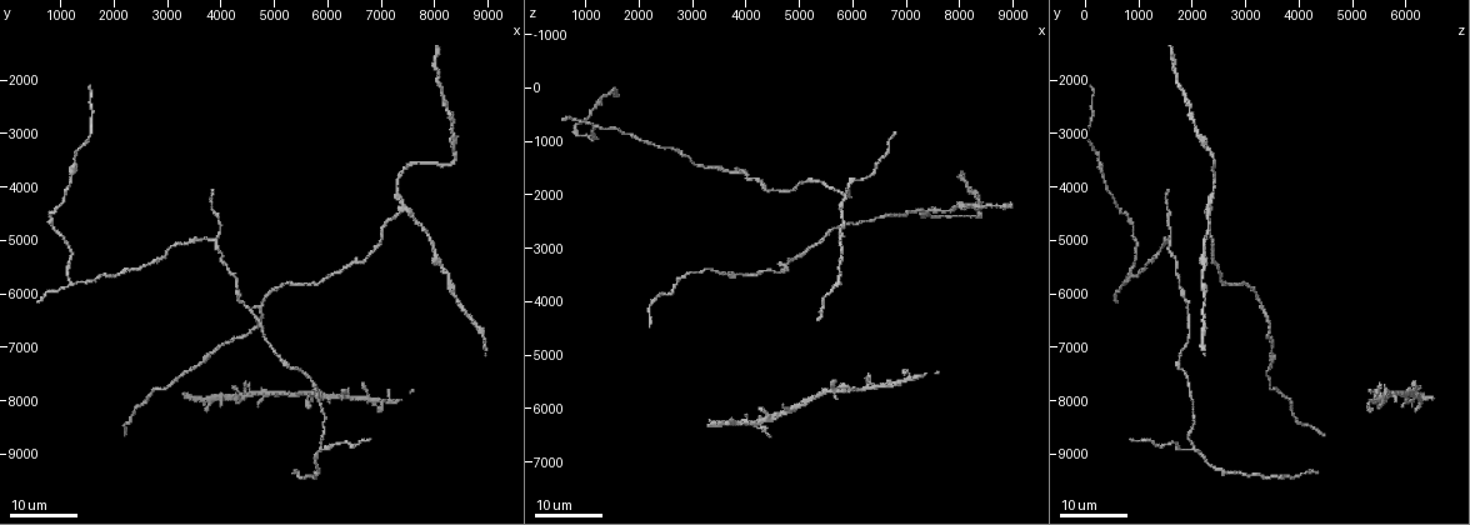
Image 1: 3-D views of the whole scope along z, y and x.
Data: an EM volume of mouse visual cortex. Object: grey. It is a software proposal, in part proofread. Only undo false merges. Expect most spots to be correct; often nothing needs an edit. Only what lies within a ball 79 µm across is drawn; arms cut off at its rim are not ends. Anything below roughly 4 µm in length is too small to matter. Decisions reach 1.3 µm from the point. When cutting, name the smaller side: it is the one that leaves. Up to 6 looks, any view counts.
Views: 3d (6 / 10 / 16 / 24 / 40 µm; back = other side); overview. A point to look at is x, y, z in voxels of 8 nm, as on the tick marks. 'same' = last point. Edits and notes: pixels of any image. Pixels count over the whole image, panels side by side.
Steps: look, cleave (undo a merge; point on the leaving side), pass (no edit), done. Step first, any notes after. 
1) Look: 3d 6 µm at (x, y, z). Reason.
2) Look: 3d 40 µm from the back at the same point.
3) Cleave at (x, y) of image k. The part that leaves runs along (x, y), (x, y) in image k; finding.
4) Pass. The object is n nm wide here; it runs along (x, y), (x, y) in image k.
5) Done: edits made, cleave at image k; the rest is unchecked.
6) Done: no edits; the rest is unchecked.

Look: 3d 16 µm at (1200, 5800, 750). Branch point.

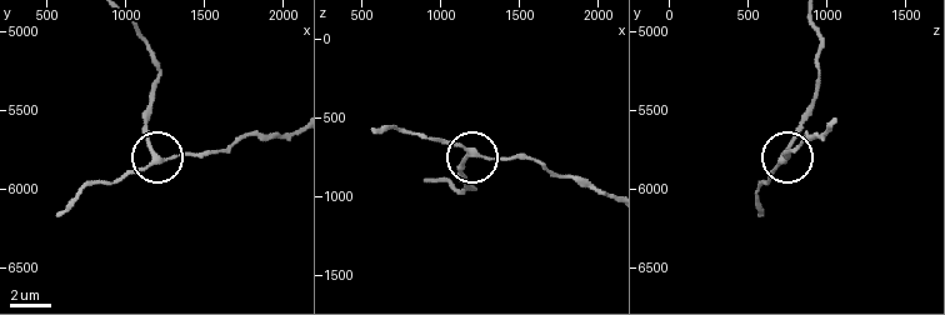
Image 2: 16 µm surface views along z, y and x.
Look: 3d 6 µm at (1200, 5820, 700). Closer look.

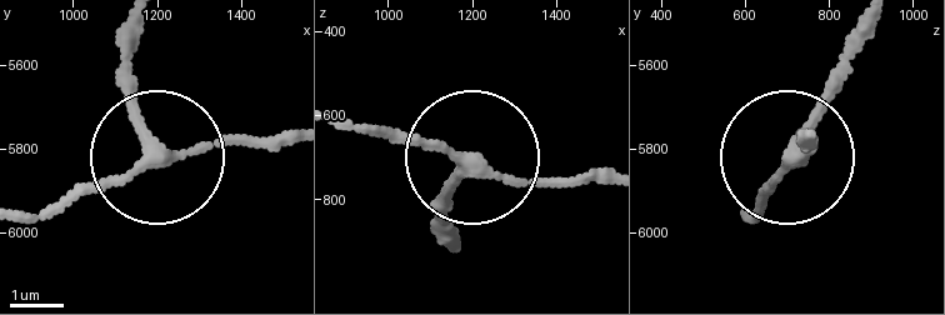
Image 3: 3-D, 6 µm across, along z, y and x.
Pass. The object is 220 nm wide here; it runs along (294, 133), (146, 159), (43, 218) in image 3; one cell here.

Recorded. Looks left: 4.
Look: 3d 24 µm at (3950, 5000, 1600). Small branch off a trunk.

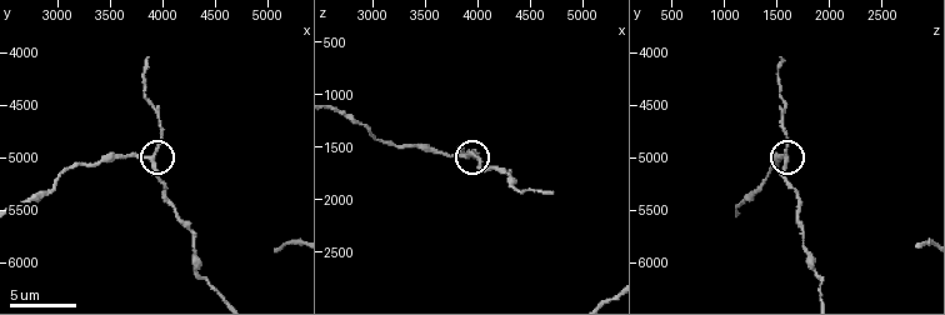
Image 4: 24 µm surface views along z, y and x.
Look: 3d 10 µm at (3900, 5020, 1580).

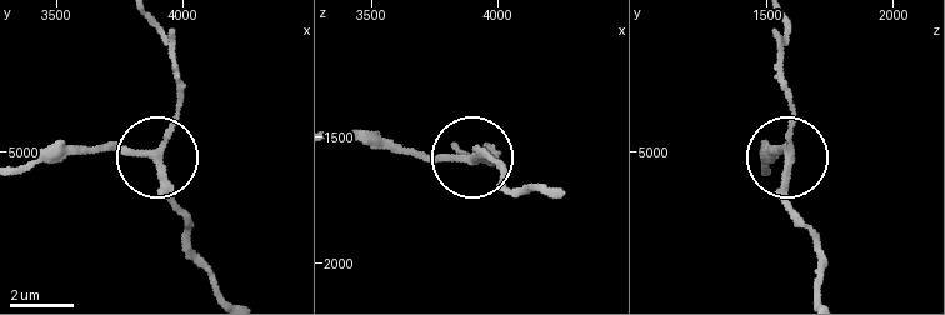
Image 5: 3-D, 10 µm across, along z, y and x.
Look: 3d 10 µm from the back at (3900, 5010, 1600).

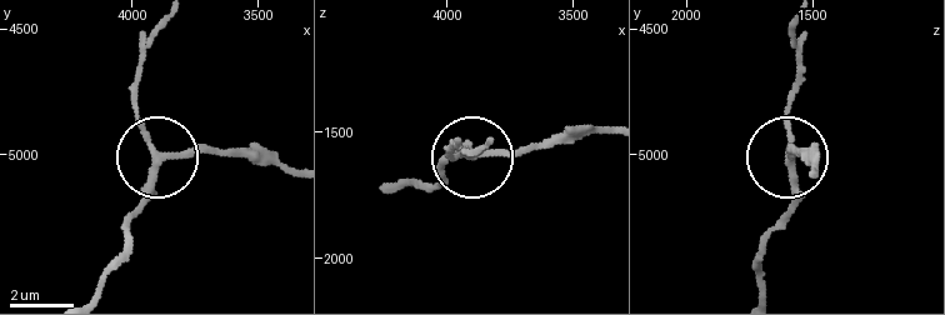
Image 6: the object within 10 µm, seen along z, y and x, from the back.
Pass. The side arm is 9 µm long; it runs along (96, 288), (124, 246), (156, 158), (129, 88) in image 6; all the same cell.

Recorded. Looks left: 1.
Done: no edits; the rest is unchecked.

